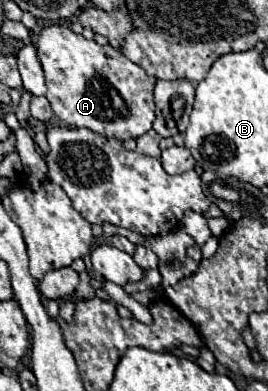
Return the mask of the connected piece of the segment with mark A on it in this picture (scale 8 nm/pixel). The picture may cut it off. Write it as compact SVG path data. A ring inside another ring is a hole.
M61 24L45 26L35 36L35 46L47 82L45 98L55 116L67 126L89 128L119 140L139 138L151 130L155 120L155 78L147 76L141 66L125 58L121 50L109 44L99 46L95 40L87 40Z

